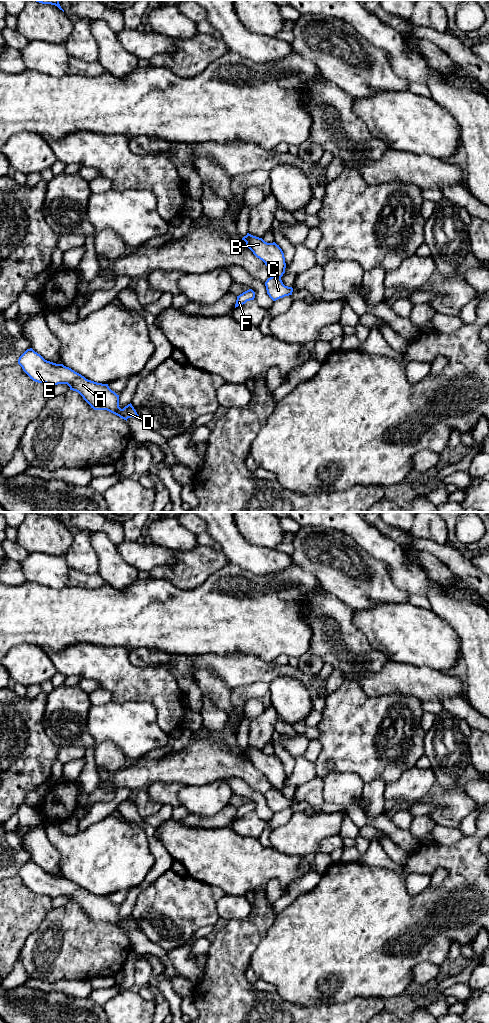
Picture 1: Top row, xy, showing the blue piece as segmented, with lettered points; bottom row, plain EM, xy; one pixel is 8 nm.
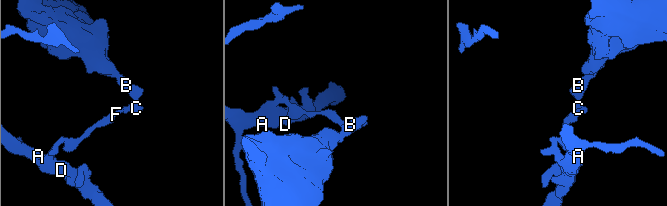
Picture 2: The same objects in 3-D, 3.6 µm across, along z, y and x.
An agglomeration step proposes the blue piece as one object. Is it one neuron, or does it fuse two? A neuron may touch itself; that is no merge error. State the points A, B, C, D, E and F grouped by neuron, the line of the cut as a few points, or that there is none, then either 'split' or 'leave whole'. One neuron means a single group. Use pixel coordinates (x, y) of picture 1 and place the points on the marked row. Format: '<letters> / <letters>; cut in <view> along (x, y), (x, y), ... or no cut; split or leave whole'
A C D E F / B; cut in xy along (274, 275), (280, 278); split

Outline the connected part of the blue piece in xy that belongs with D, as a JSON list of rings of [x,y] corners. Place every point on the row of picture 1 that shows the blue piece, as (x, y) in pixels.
[[[32,348],[19,357],[18,364],[35,382],[51,386],[67,384],[70,390],[78,392],[94,410],[107,410],[126,421],[130,417],[139,418],[131,403],[123,409],[119,407],[119,395],[108,384],[88,380],[63,364],[47,361]]]

